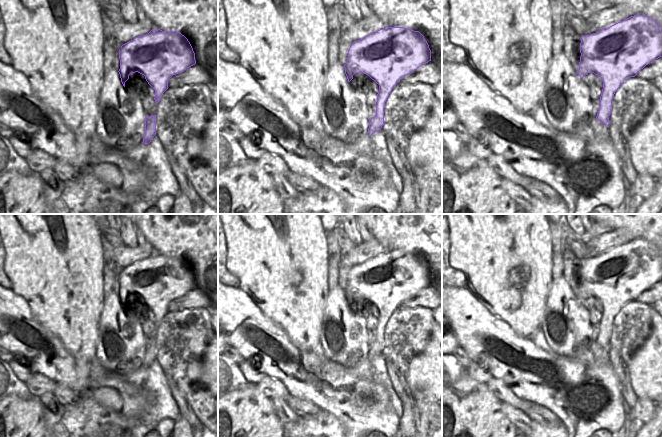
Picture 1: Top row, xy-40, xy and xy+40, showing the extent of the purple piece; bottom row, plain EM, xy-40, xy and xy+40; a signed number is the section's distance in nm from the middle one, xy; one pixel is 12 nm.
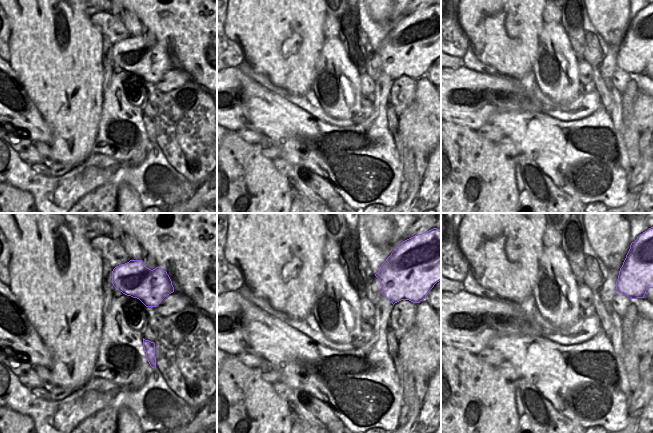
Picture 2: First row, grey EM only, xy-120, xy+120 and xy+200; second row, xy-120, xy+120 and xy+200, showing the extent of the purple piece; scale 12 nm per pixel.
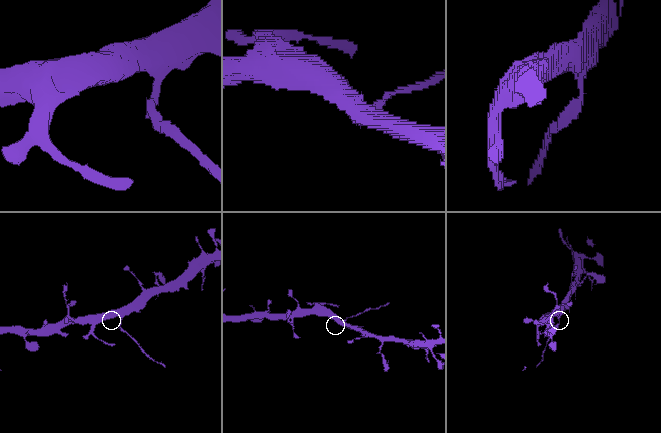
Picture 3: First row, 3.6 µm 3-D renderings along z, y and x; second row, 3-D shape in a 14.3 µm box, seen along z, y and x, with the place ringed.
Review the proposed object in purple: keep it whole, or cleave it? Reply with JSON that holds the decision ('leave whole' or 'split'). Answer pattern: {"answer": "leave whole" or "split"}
{"answer": "split"}

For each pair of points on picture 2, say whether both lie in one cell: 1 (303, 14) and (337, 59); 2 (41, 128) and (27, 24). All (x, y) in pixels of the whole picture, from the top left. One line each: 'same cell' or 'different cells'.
1: different cells
2: different cells

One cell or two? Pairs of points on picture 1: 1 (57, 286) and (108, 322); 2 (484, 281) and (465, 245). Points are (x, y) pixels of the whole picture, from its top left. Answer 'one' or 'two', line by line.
1: two
2: one

